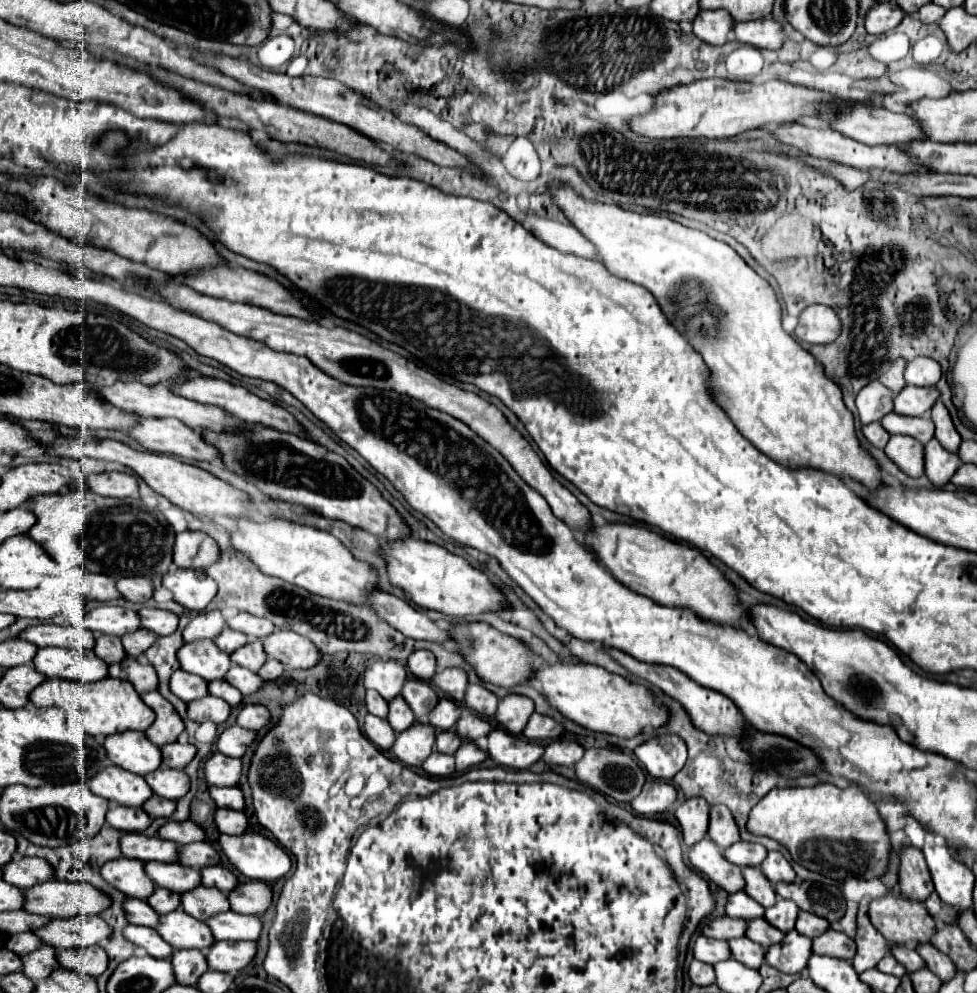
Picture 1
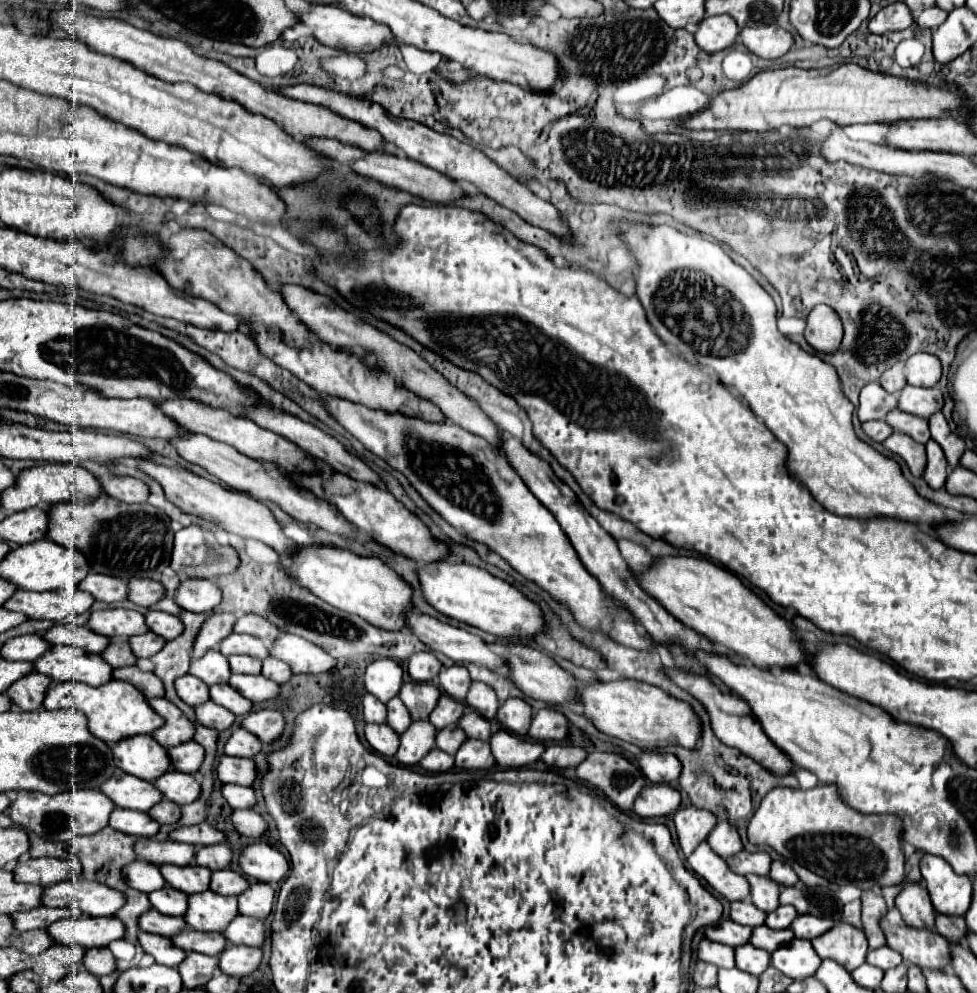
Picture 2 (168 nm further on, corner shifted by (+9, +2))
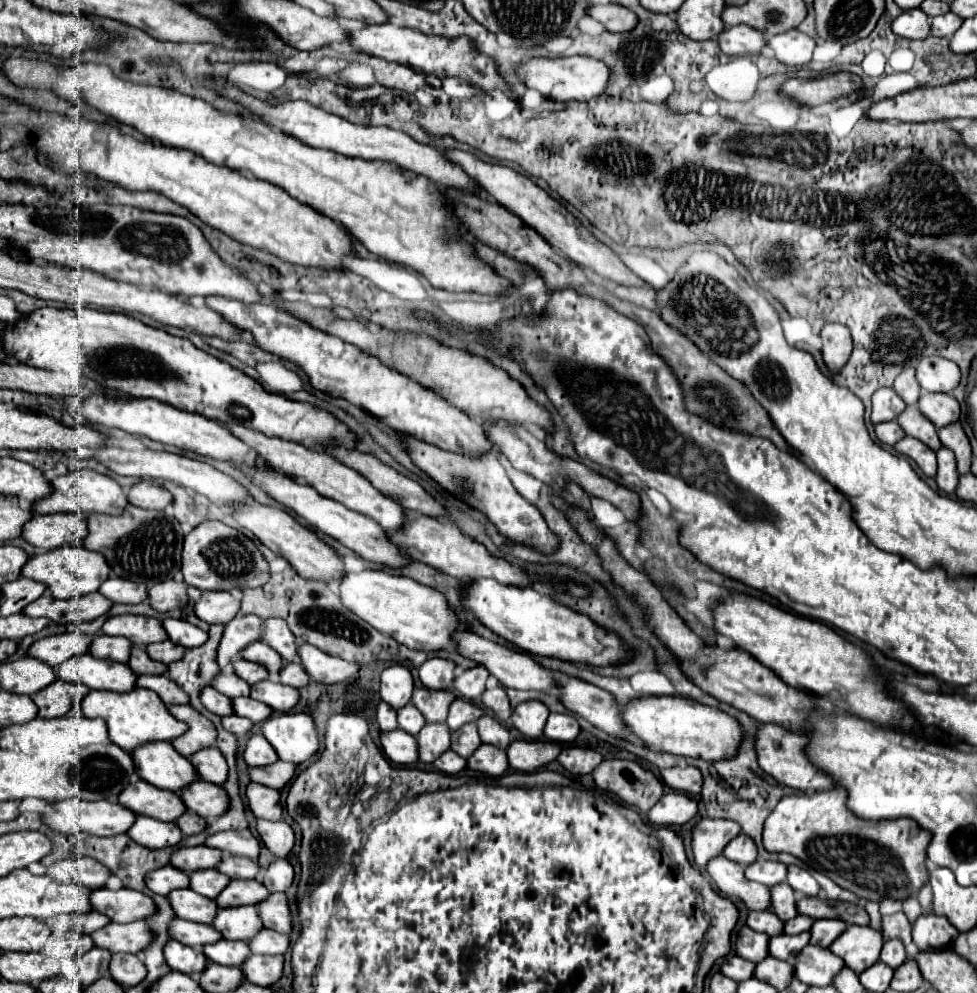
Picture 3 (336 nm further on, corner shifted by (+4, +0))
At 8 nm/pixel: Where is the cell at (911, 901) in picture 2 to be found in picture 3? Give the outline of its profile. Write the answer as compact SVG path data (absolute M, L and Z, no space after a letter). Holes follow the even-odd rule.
M923 913L913 923L913 943L919 949L943 949L953 937L957 937L957 929L943 915Z

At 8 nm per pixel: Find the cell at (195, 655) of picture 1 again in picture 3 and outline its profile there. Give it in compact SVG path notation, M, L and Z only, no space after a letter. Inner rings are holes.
M219 671L211 679L211 687L227 697L241 697L249 695L249 683L245 683L241 677L237 677L233 671Z

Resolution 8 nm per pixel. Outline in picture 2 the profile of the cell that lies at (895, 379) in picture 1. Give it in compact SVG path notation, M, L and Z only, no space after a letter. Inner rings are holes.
M896 363L894 367L890 367L882 377L880 377L880 385L890 391L890 393L900 393L906 387L906 377L904 377L904 363Z

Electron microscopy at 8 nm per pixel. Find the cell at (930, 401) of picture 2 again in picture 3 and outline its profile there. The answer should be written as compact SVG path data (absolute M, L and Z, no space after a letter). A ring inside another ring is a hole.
M921 393L917 407L937 429L959 421L961 413L957 399L949 393Z

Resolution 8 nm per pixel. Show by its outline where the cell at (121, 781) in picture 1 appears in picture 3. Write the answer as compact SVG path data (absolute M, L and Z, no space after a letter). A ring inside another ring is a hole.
M143 779L129 783L117 799L133 813L147 815L159 821L175 821L181 813L185 813L185 805L177 791L159 789Z

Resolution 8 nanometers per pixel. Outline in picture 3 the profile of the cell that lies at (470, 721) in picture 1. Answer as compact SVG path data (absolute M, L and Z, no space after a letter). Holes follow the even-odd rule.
M483 715L477 721L477 729L479 729L479 735L481 735L483 743L495 745L495 747L499 747L503 751L505 751L505 745L509 745L509 741L511 741L509 731L497 719L493 719L489 715Z

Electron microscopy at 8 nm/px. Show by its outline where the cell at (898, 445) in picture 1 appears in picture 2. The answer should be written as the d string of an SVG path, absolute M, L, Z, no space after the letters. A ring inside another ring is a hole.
M892 433L886 441L884 441L884 447L896 455L900 455L914 477L922 477L924 473L924 467L926 467L926 449L924 445L916 443L912 437L904 435L904 433Z

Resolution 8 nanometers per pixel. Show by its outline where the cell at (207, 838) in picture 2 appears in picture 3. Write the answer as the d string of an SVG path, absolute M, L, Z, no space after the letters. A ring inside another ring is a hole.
M231 829L219 831L205 839L207 847L215 847L223 853L233 853L249 859L257 859L259 855L259 841L249 829Z

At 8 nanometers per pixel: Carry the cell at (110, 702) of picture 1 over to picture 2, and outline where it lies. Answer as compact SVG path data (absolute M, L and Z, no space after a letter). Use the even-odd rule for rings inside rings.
M112 679L110 683L102 687L90 687L82 683L52 683L48 689L46 709L76 709L82 711L88 717L88 727L90 733L96 735L98 739L104 739L104 743L118 743L124 737L140 735L140 733L154 733L164 725L164 719L150 707L144 695L136 691L130 683L116 681Z

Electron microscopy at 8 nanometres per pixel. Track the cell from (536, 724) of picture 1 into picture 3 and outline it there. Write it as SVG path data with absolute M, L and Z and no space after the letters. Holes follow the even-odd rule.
M551 713L549 719L547 719L543 735L549 741L569 743L569 741L573 741L579 735L579 723L569 713Z

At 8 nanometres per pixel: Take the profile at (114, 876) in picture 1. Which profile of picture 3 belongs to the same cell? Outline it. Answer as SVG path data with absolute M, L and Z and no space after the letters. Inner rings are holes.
M165 865L161 869L153 869L145 875L147 887L157 895L169 895L173 889L185 889L189 887L187 873L173 869L171 865Z

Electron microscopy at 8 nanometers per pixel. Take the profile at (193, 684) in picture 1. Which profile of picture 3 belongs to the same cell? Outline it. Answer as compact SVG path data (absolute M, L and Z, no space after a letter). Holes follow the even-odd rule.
M203 687L201 689L201 703L215 715L231 715L233 709L231 709L231 701L229 697L221 695L219 691L215 691L213 687Z

